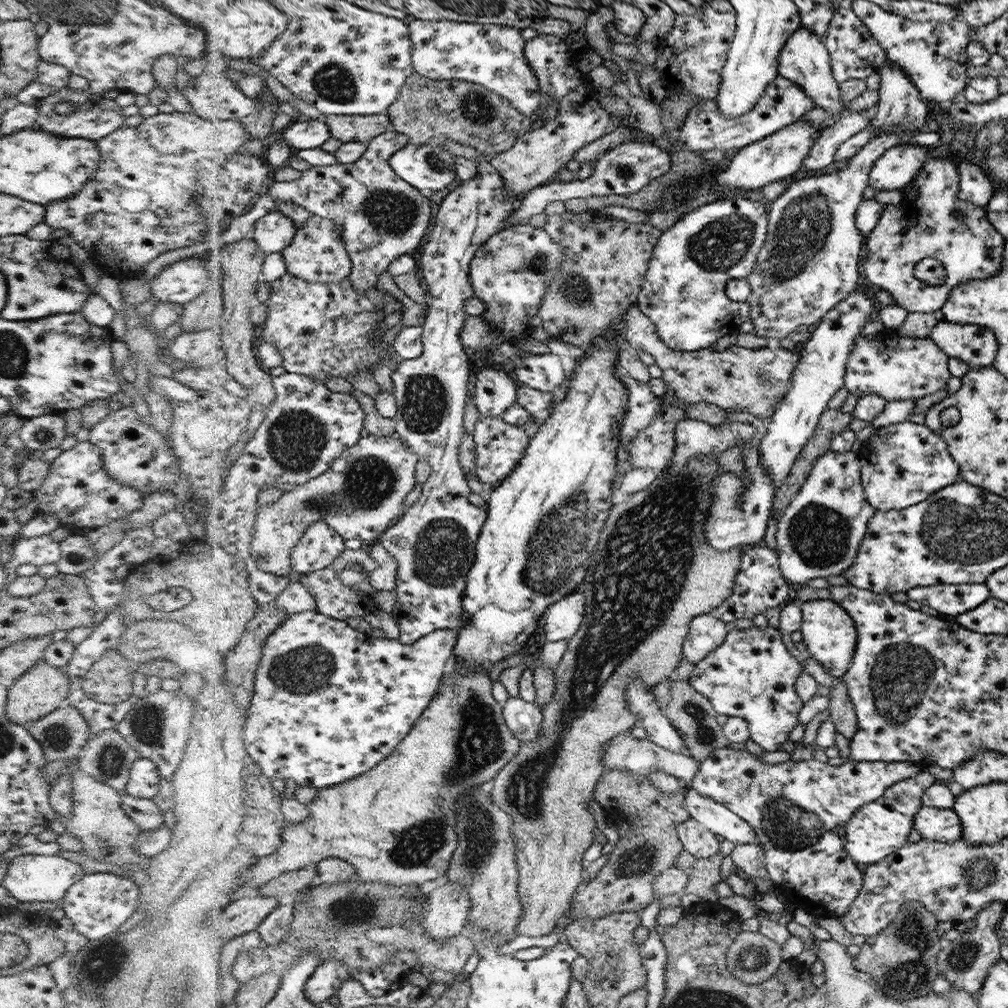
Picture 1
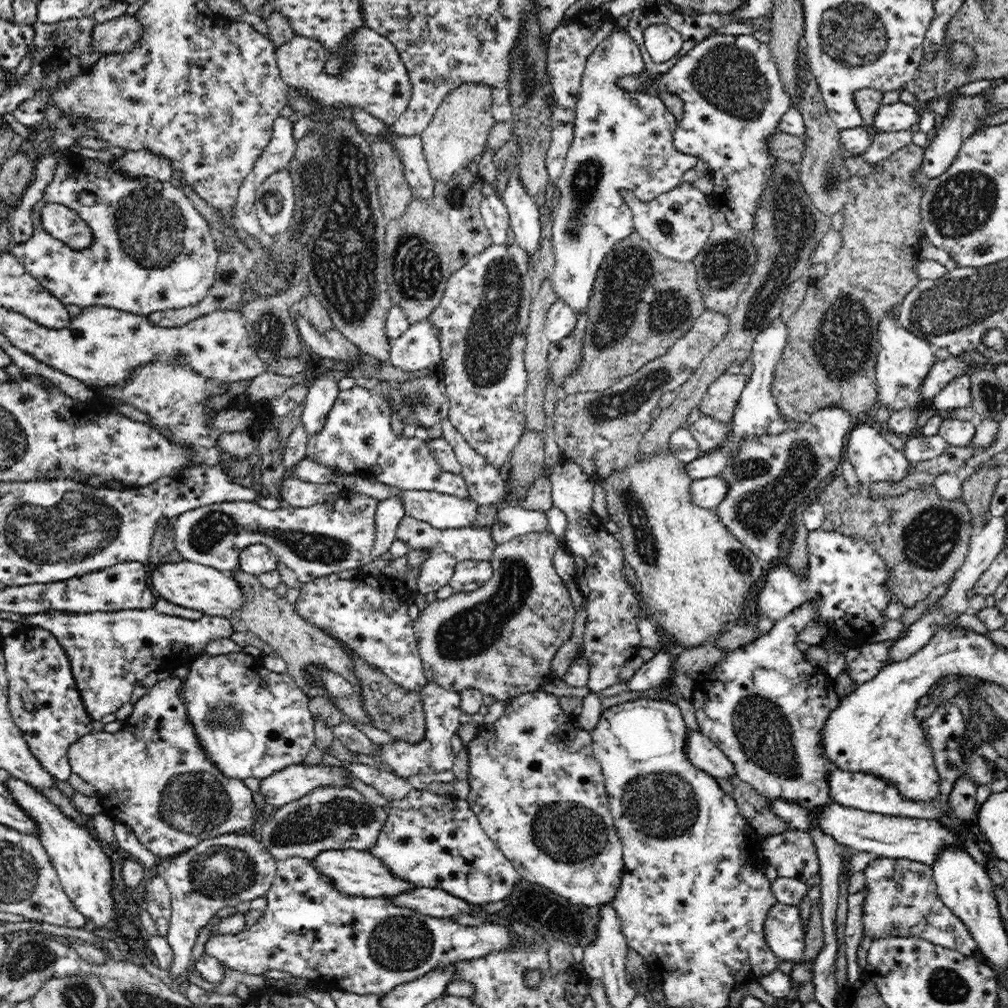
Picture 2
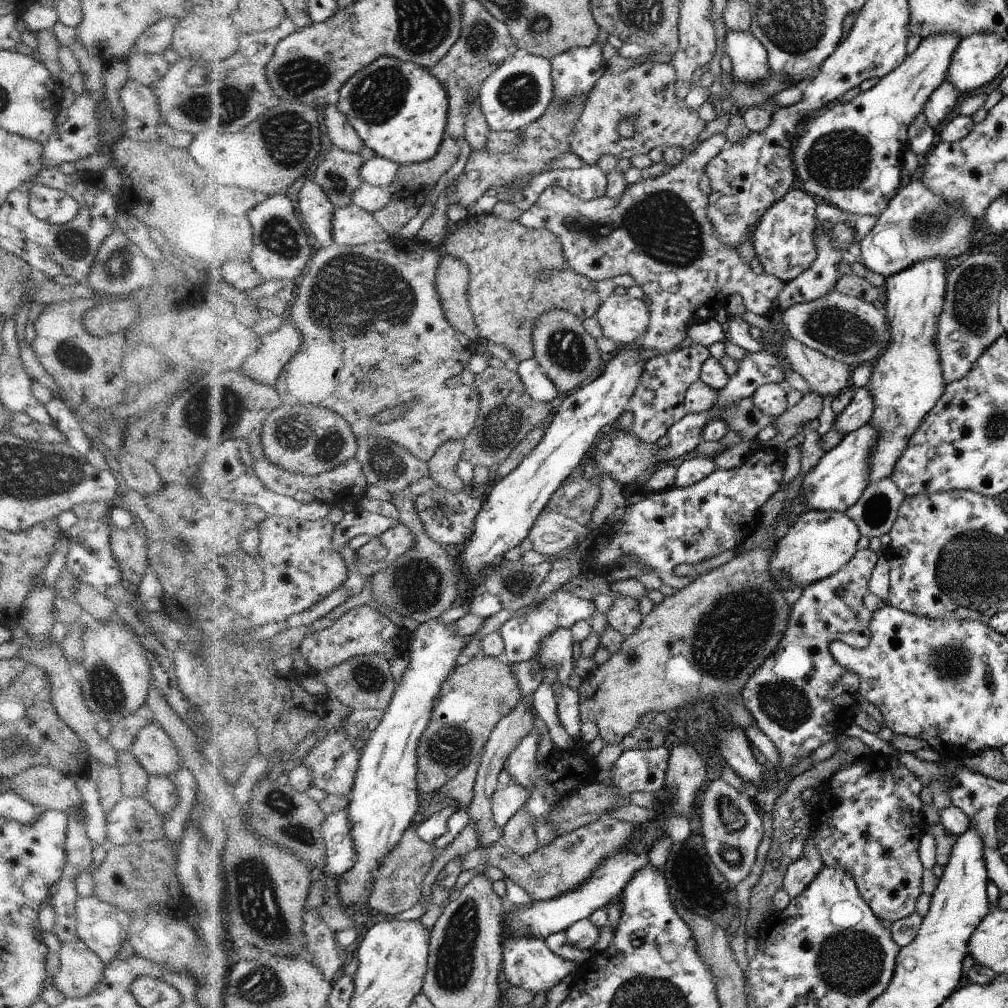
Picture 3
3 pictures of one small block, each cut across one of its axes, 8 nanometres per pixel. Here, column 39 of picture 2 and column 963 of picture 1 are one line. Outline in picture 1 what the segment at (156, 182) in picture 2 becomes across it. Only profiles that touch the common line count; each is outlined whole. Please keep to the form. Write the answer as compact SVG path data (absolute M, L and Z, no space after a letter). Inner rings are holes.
M930 154L925 166L921 168L921 173L910 184L918 190L917 198L904 198L899 206L886 205L877 229L868 234L868 254L862 272L868 281L891 294L895 305L904 308L908 313L934 313L943 309L950 292L962 282L994 277L996 273L1001 272L1002 265L1005 264L1006 239L989 220L987 210L961 200L960 175L951 158L940 158ZM926 257L936 258L944 265L944 272L948 277L939 286L929 286L914 277L914 267Z

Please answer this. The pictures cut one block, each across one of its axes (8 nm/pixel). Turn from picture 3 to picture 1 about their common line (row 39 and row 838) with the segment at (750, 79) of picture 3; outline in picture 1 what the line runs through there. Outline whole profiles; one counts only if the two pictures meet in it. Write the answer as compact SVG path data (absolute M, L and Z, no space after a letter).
M686 787L683 793L685 807L689 810L691 818L701 823L706 829L724 836L735 845L760 844L752 826L722 803L708 796L702 796L689 787Z

